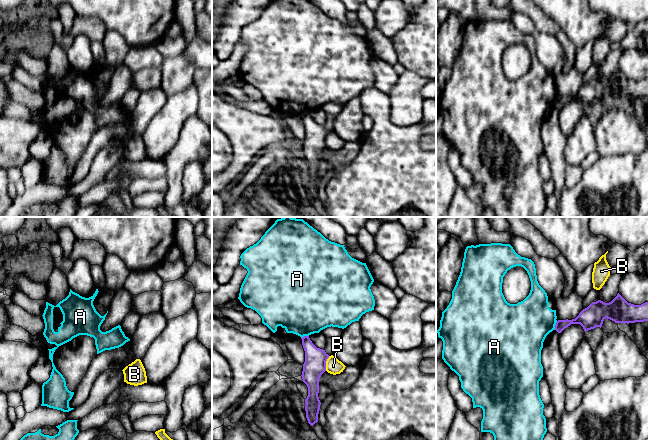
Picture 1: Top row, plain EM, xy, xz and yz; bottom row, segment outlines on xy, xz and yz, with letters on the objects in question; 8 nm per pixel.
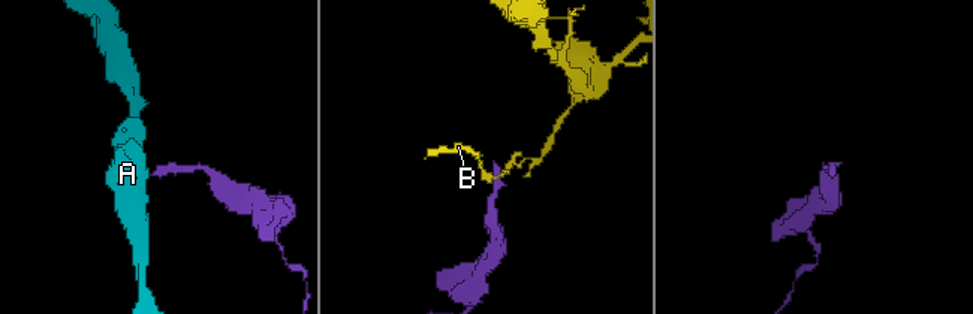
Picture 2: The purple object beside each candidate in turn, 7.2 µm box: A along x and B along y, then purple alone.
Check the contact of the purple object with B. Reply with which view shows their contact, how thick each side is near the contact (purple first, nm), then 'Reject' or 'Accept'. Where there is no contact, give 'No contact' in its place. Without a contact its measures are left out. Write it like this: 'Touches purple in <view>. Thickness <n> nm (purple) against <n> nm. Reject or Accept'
Touches purple in xz. Thickness 180 nm (purple) against 130 nm. Reject

